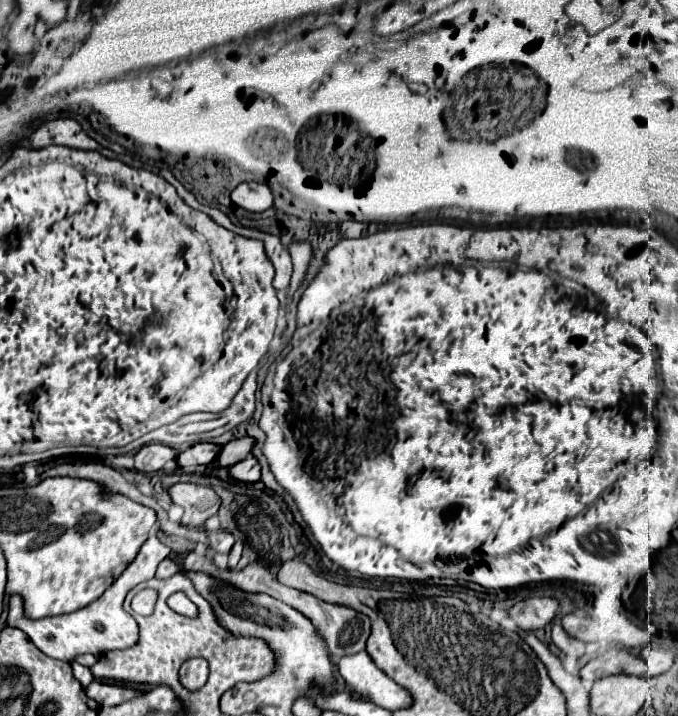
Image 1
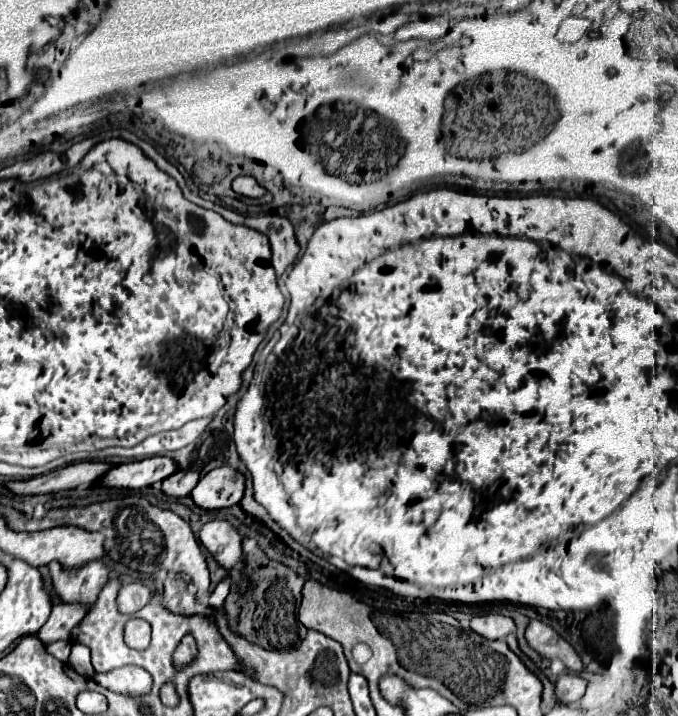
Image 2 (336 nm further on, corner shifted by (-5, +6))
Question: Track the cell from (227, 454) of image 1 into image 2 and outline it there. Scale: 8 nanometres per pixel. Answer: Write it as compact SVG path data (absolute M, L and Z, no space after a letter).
M176 471L162 481L162 493L168 497L186 497L198 483L200 475L194 471Z

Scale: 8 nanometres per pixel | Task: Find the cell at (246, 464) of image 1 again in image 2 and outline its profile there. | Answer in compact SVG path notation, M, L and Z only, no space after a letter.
M224 465L202 475L198 485L192 489L190 497L196 507L214 511L236 505L242 499L242 493L244 477L238 471Z

